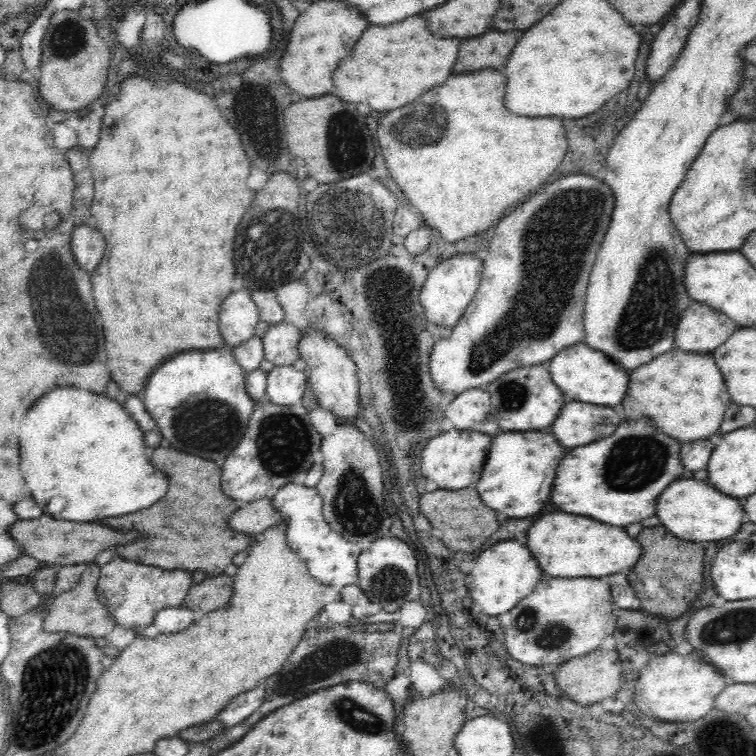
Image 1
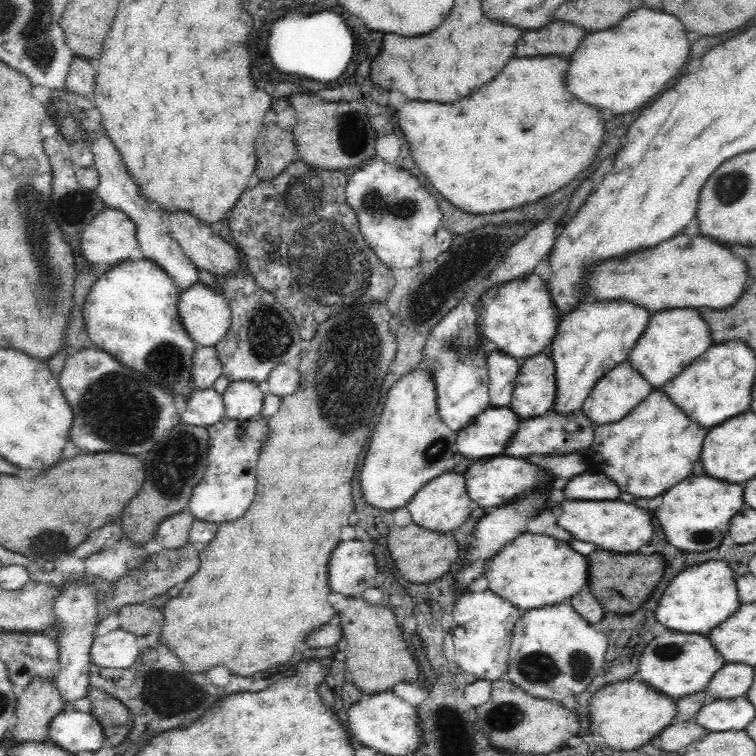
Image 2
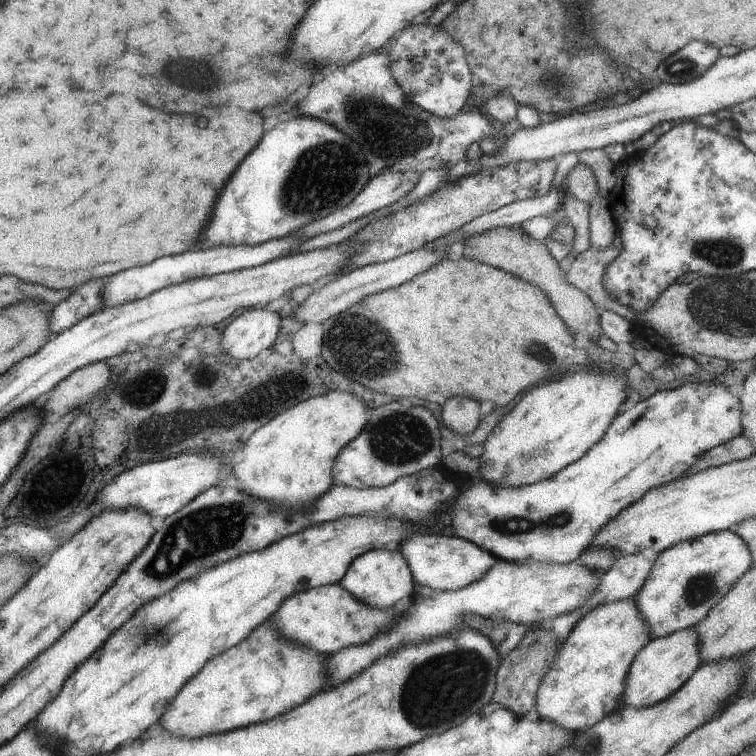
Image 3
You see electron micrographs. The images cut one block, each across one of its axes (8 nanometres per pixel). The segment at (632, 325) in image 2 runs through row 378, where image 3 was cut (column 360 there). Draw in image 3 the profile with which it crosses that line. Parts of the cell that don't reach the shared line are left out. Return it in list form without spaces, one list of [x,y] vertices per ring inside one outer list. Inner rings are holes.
[[[372,549],[357,556],[338,583],[362,604],[378,609],[389,609],[406,601],[415,592],[413,576],[407,562],[398,551]]]

